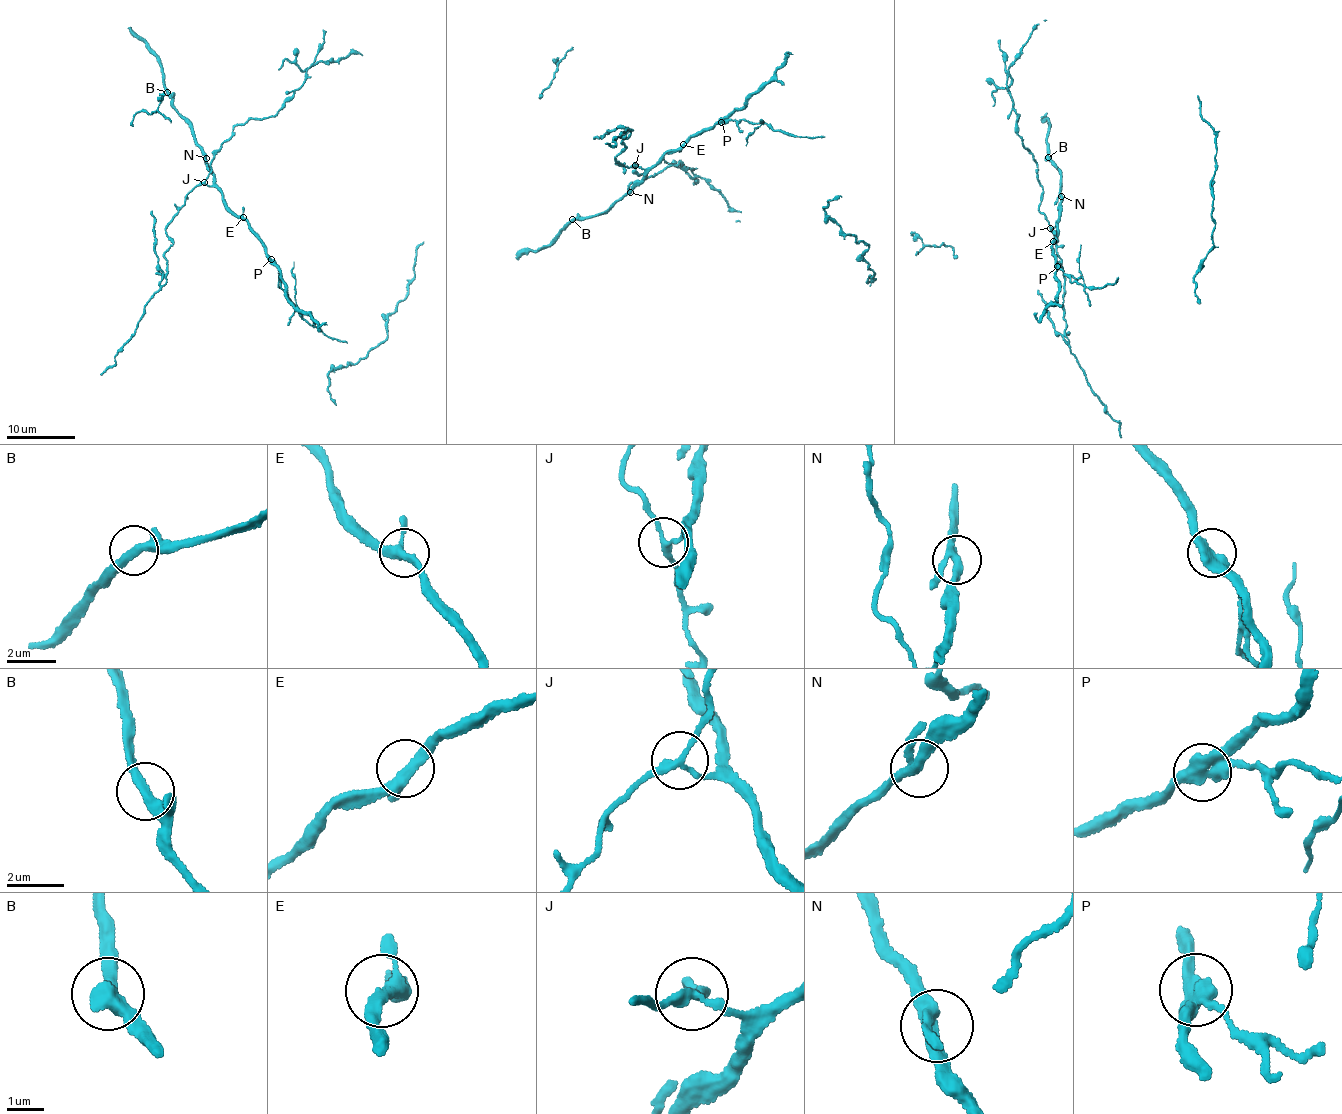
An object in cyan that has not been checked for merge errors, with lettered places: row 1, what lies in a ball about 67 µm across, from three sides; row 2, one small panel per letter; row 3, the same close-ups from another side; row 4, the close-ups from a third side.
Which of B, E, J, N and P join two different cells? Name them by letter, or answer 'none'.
J, P

